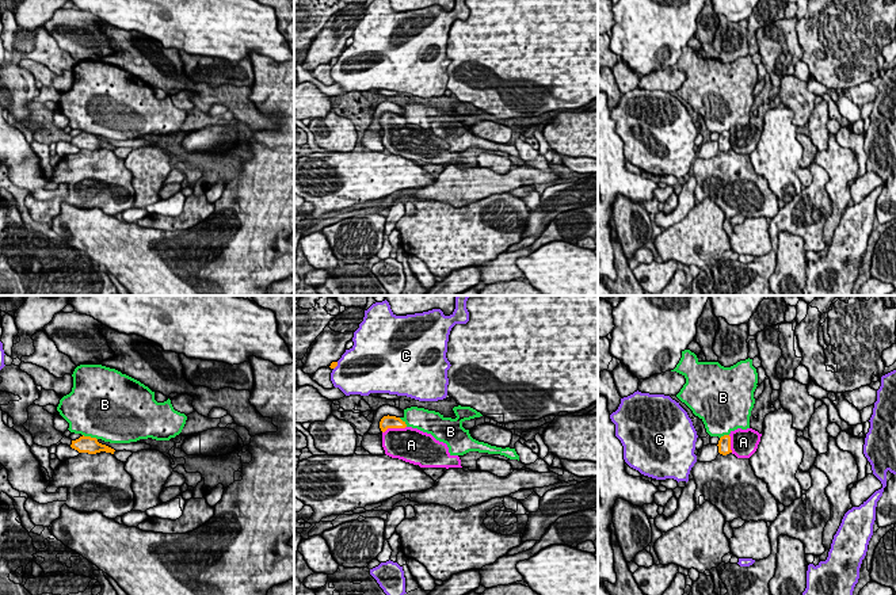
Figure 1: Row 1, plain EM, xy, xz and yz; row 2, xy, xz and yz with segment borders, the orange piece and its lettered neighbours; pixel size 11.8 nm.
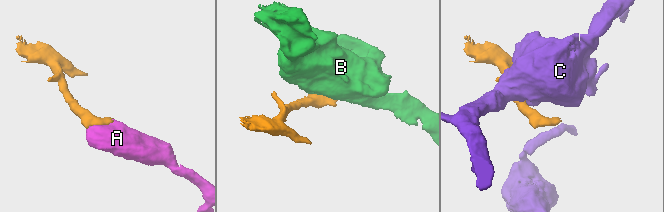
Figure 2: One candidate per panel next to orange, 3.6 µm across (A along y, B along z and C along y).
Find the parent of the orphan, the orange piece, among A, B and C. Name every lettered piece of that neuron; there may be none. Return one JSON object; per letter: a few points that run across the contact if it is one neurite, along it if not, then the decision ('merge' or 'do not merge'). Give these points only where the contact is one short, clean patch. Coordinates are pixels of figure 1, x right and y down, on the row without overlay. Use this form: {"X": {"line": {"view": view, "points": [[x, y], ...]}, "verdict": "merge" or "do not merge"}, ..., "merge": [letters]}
{"A": {"line": {"view": "xz", "points": [[387, 118], [393, 124], [407, 140]]}, "verdict": "merge"}, "B": {"line": {"view": "xy", "points": [[83, 130], [96, 136]]}, "verdict": "do not merge"}, "C": {"verdict": "do not merge"}, "merge": ["A"]}

